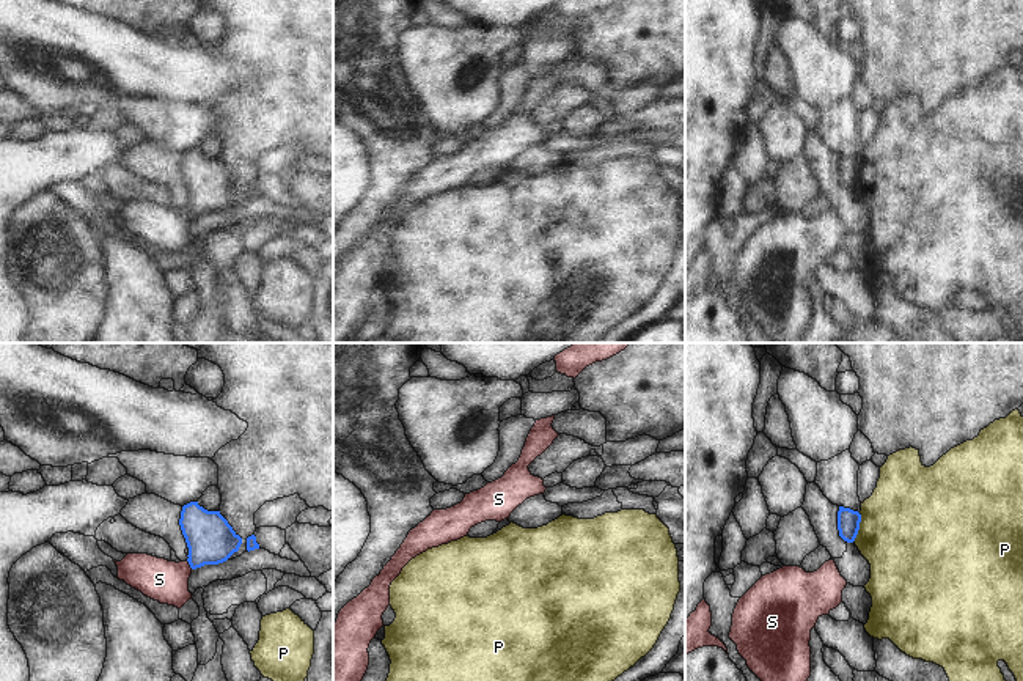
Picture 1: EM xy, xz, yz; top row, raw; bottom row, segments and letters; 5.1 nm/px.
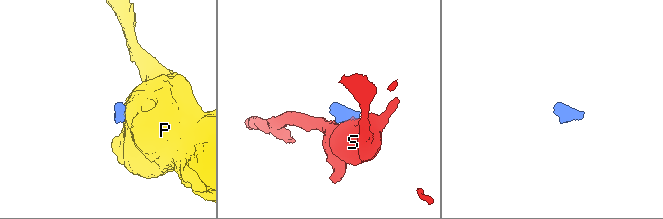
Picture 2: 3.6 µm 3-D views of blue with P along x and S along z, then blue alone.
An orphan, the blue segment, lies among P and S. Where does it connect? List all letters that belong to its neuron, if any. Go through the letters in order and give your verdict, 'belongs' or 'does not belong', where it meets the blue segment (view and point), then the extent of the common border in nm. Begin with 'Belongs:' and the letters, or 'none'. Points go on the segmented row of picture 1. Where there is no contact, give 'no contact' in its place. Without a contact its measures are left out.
Belongs: S
P: does not belong; meets blue in yz at (858, 527); contact 160 nm long
S: belongs; meets blue in xy at (189, 563); contact 50 nm long

